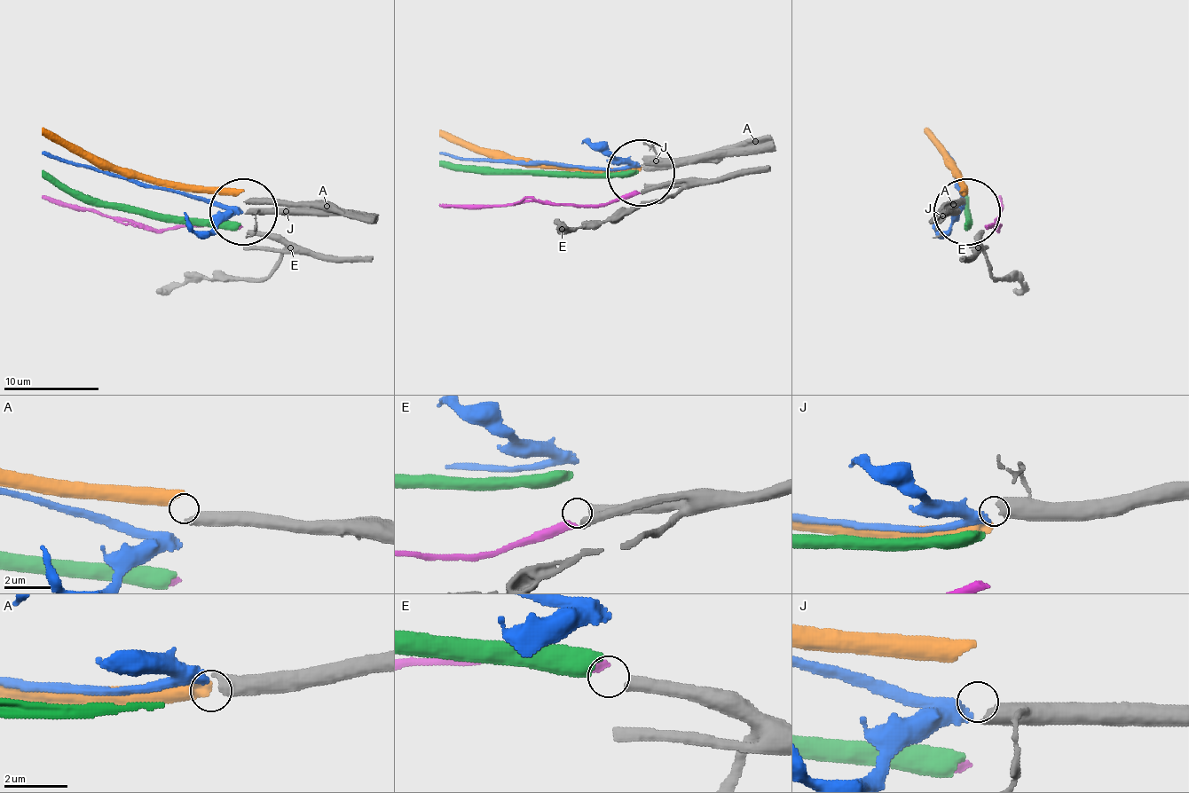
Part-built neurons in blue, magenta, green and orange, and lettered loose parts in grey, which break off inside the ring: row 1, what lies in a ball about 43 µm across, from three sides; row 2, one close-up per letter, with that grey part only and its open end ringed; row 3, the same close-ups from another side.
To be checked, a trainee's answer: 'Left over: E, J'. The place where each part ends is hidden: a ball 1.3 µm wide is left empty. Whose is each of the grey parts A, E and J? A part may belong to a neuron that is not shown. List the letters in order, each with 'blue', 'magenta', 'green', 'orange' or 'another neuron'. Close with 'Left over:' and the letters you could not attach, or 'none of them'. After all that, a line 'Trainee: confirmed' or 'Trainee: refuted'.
A: orange
E: another neuron
J: another neuron
Left over: E, J
Trainee: confirmed

